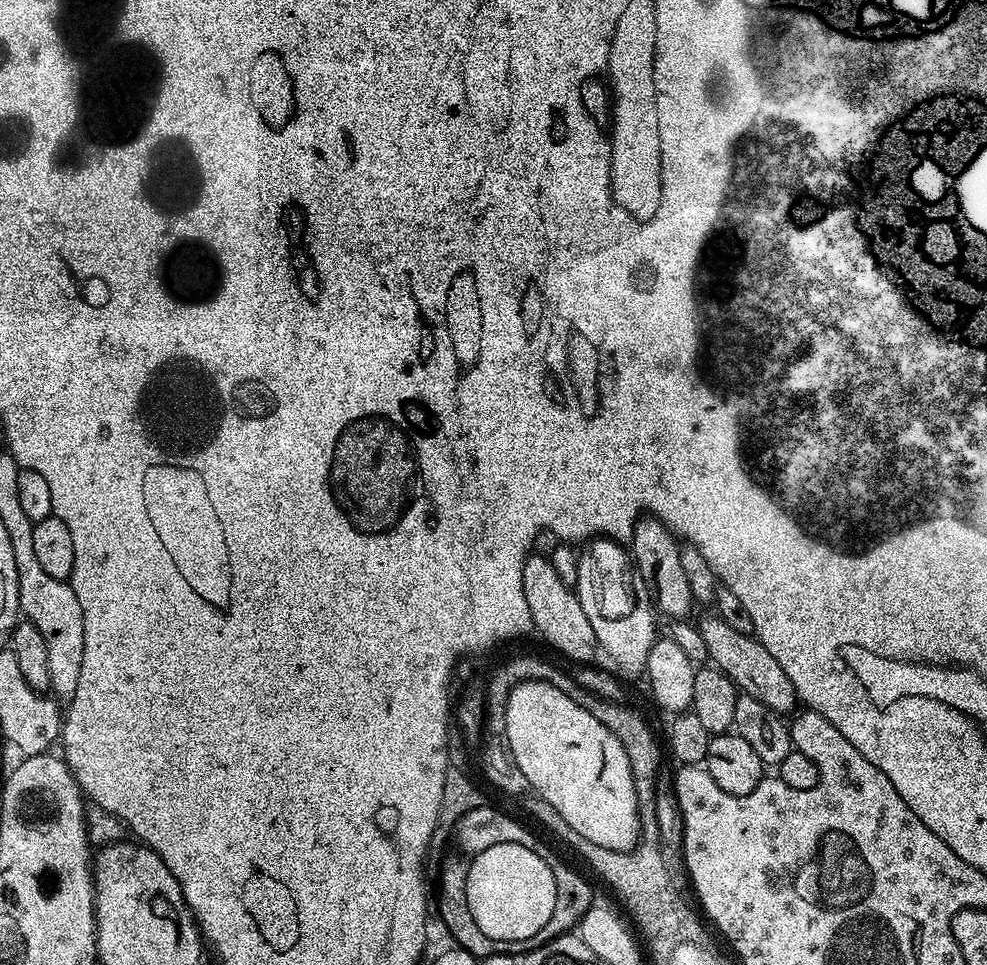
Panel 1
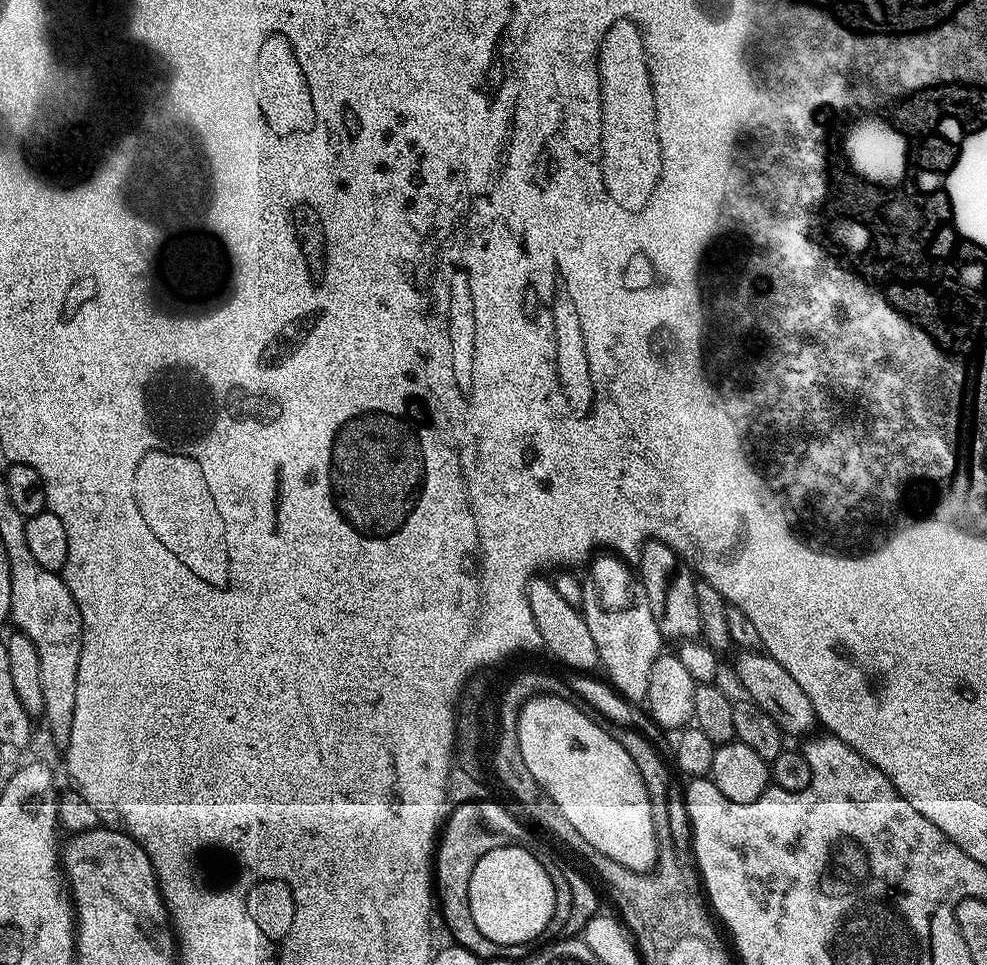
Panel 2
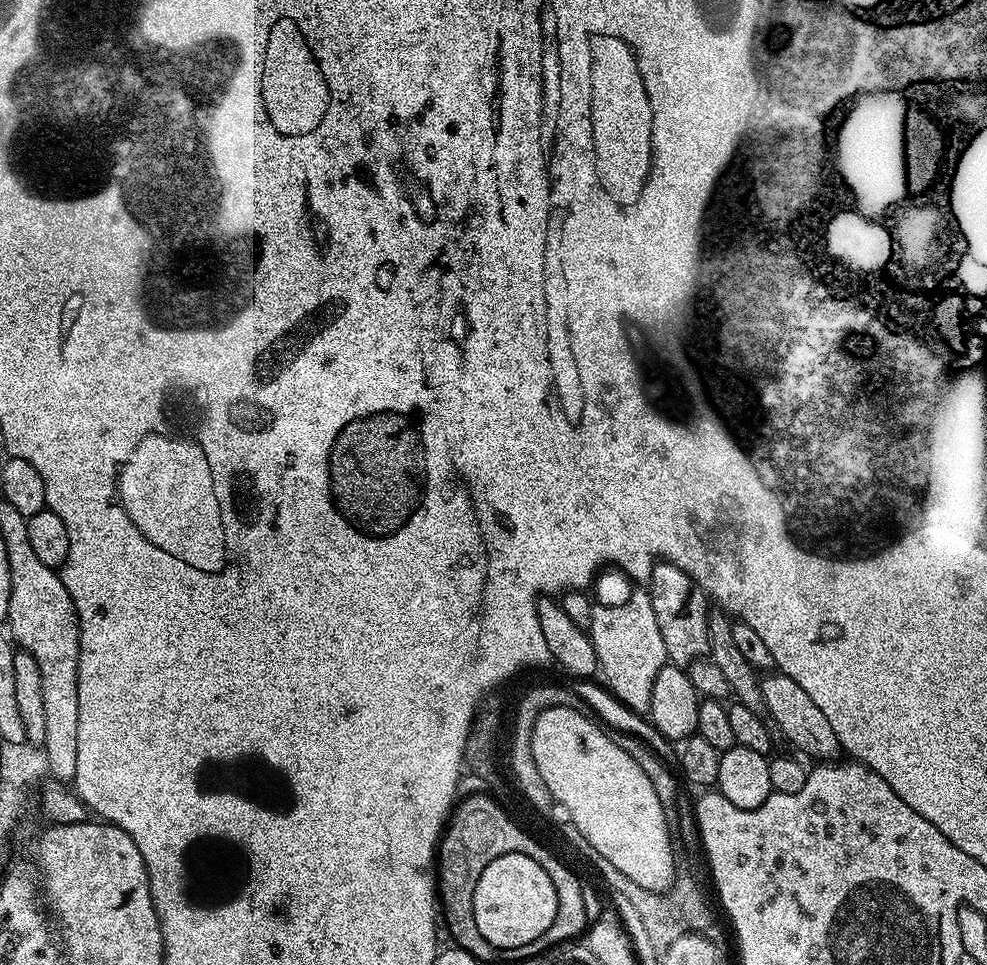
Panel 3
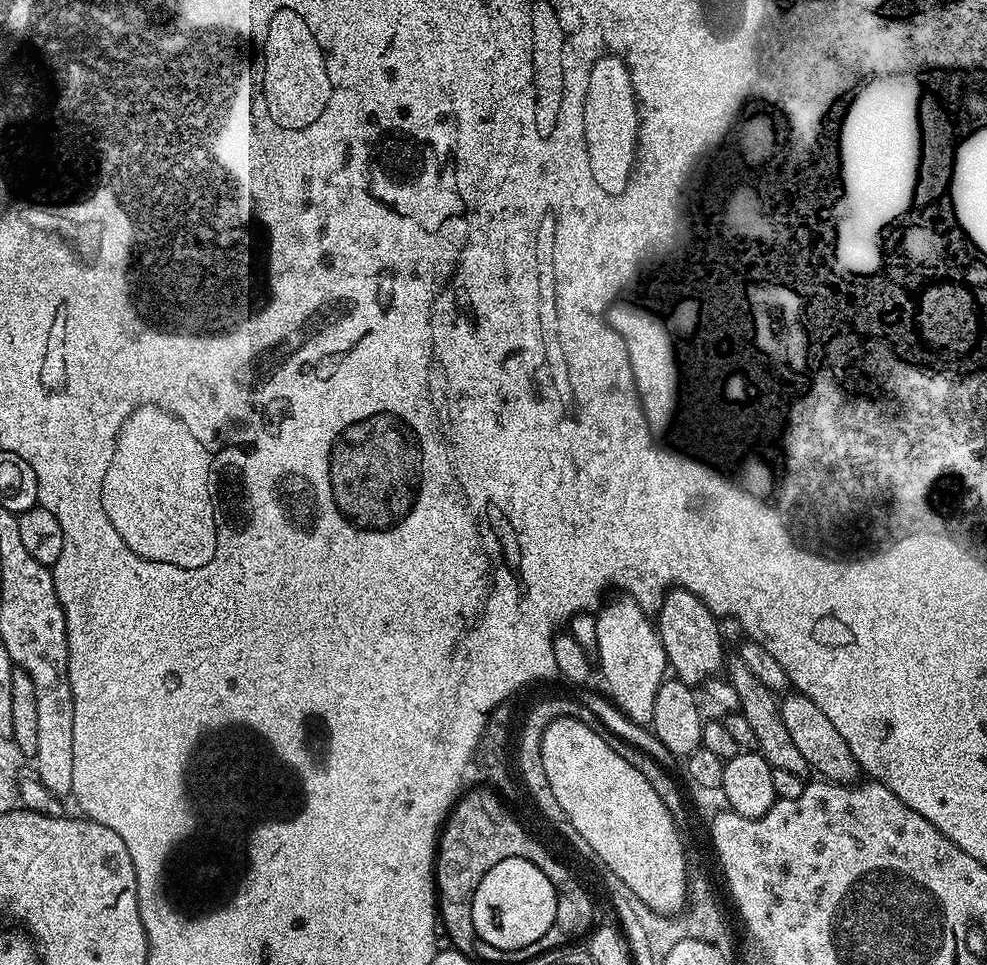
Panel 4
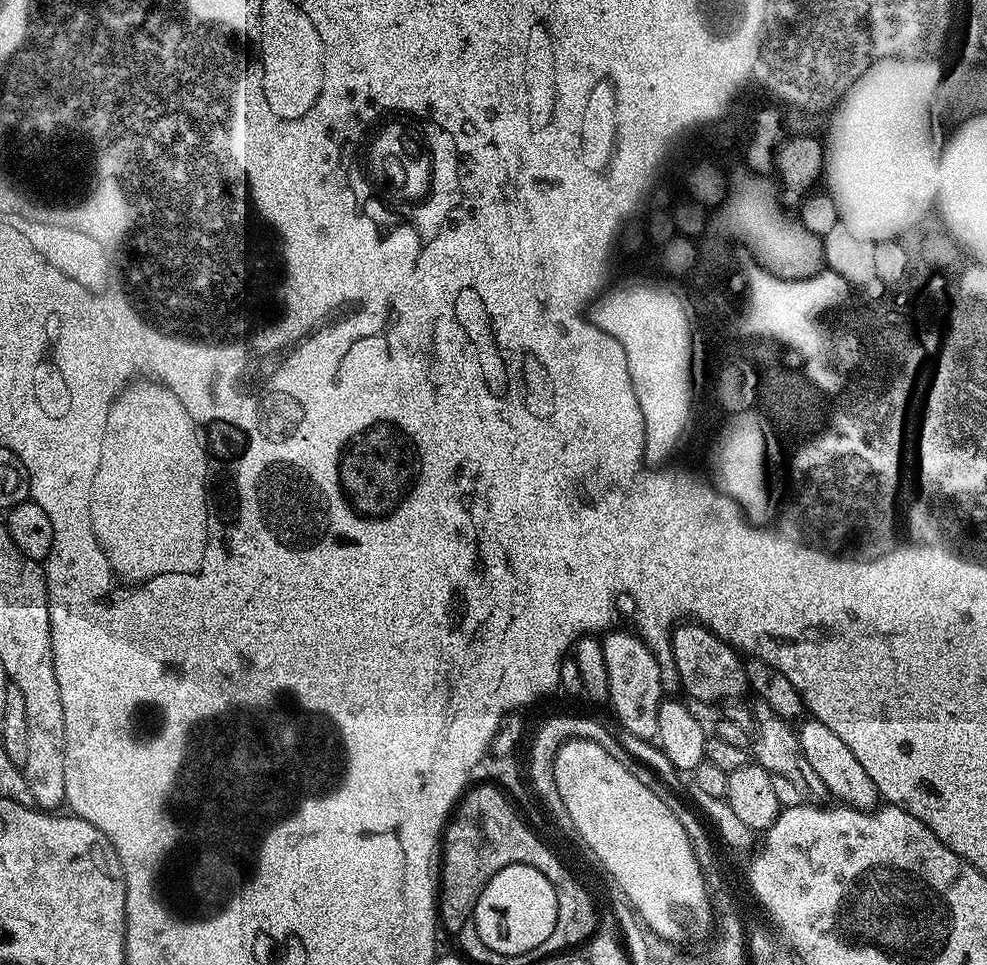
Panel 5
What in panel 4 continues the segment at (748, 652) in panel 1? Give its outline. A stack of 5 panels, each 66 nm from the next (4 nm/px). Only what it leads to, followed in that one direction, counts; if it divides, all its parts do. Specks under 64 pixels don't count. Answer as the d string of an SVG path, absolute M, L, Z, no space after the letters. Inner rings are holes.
M799 694L791 695L785 695L780 700L782 723L790 733L790 738L794 738L794 746L798 746L802 758L806 758L809 769L813 773L816 772L817 777L838 784L851 784L859 781L862 776L860 761L854 758L852 745L846 742L846 738L842 734L838 734L836 721L826 714L822 714L822 710L818 710L818 706L814 706L814 702L810 702L810 698Z

